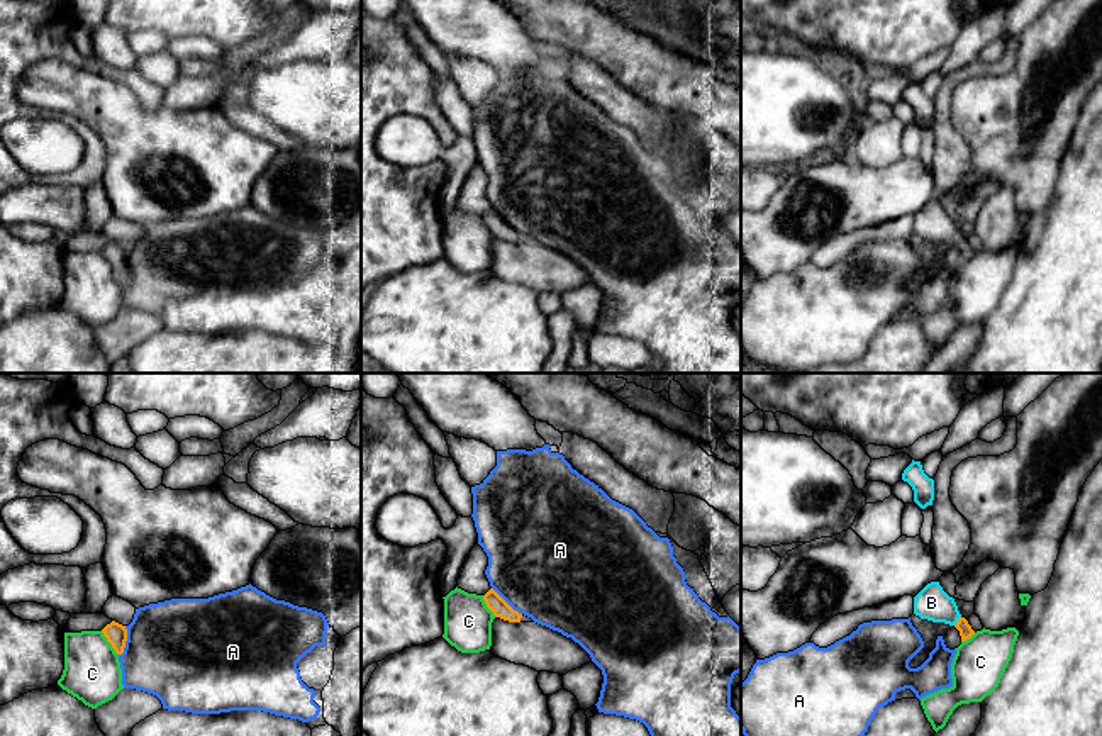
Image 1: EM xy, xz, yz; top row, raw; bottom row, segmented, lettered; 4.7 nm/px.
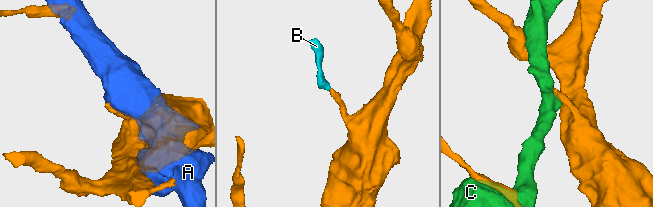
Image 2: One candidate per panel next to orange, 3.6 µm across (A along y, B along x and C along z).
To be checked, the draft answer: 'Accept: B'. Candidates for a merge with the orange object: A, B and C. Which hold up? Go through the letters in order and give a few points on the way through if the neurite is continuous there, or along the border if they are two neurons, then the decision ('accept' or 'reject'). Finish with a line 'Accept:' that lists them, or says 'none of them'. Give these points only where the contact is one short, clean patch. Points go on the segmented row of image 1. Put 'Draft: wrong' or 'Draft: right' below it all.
A: reject
B: runs through yz (965, 630), (958, 621), (931, 602); accept
C: reject
Accept: B
Draft: right

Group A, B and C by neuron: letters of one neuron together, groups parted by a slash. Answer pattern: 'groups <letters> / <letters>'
groups A / B / C

